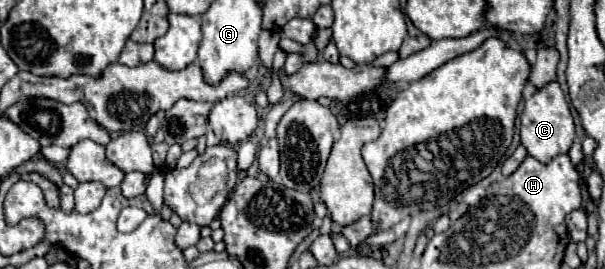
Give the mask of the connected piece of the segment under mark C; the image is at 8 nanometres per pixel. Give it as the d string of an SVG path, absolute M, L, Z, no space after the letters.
M555 81L543 87L543 91L535 91L533 97L525 101L525 109L521 113L521 143L527 147L527 153L541 163L549 163L557 155L567 155L573 141L575 125L559 83Z

